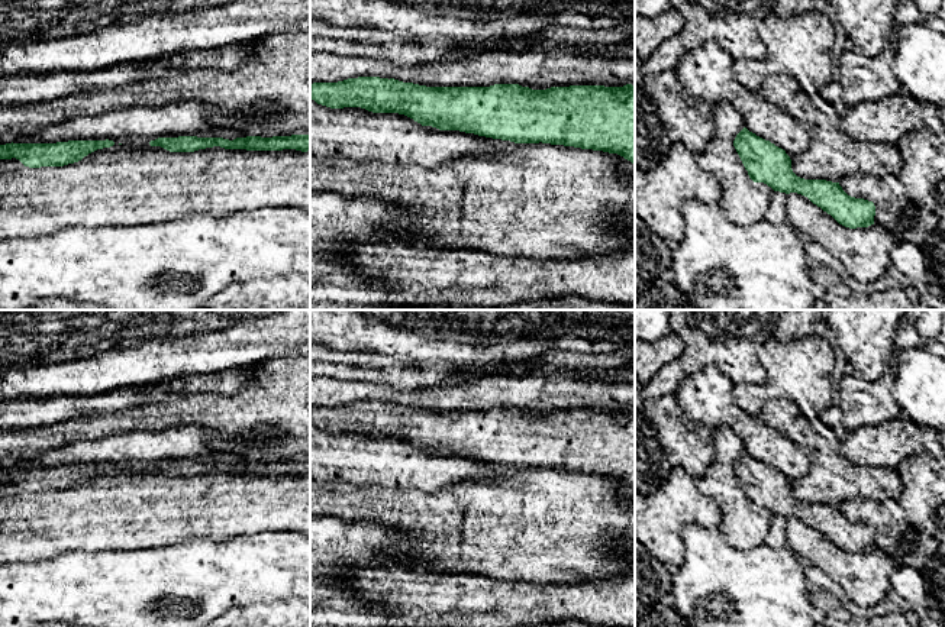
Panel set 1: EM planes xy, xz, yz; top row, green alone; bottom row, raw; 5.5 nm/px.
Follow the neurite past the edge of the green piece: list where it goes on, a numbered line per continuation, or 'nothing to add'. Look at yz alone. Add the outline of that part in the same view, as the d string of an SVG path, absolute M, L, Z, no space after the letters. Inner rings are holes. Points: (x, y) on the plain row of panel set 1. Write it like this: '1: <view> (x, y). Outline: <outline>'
nothing to add

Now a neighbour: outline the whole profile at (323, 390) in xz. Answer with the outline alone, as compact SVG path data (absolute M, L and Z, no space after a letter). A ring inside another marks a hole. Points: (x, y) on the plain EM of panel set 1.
M558 371L552 375L512 376L491 374L452 385L438 385L419 390L394 390L384 384L346 379L338 381L330 376L310 375L310 408L338 407L358 401L394 403L403 407L413 407L426 411L490 411L494 408L519 408L532 414L570 410L623 411L626 408L635 410L635 382L578 379L568 371Z

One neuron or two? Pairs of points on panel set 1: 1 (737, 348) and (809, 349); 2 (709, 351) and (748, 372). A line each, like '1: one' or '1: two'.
1: two
2: one

